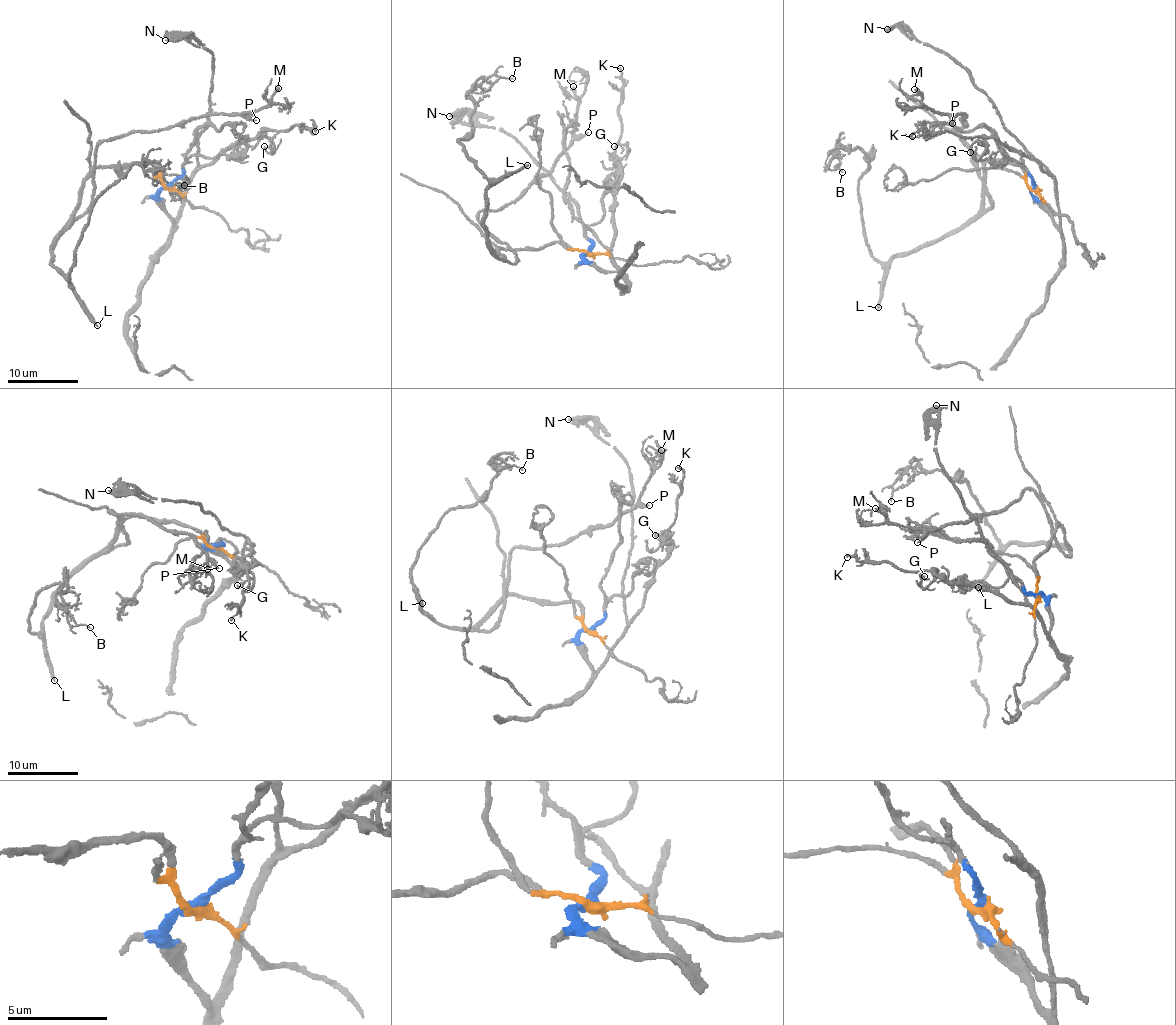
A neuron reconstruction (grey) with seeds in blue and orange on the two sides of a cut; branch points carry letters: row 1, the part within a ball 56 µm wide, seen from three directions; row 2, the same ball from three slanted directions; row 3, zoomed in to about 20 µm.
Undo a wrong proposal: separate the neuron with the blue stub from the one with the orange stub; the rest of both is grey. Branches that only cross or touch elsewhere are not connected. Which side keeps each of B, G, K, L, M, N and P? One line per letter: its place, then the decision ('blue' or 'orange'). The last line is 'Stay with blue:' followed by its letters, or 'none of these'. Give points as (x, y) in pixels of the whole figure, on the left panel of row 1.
B: at (184, 185); orange
G: at (264, 146); blue
K: at (315, 131); blue
L: at (97, 325); orange
M: at (278, 88); orange
N: at (165, 40); blue
P: at (256, 120); orange
Stay with blue: G, K, N

